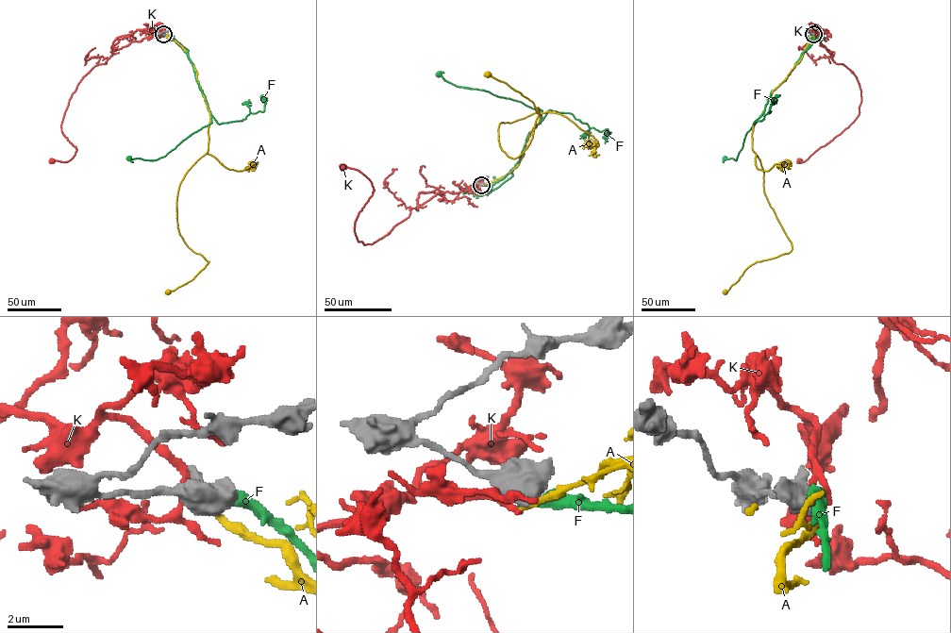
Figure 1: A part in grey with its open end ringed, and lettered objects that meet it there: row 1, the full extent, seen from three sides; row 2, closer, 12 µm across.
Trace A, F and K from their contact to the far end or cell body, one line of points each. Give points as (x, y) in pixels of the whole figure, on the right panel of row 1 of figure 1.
A: (814, 35), (799, 62), (772, 92), (752, 133), (764, 191), (792, 249), (756, 262), (725, 292)
F: (814, 34), (813, 40), (790, 74), (771, 91), (762, 113), (745, 134), (736, 159), (725, 158)
K: (813, 34), (834, 52), (834, 60), (856, 76), (861, 102), (847, 127), (799, 161)

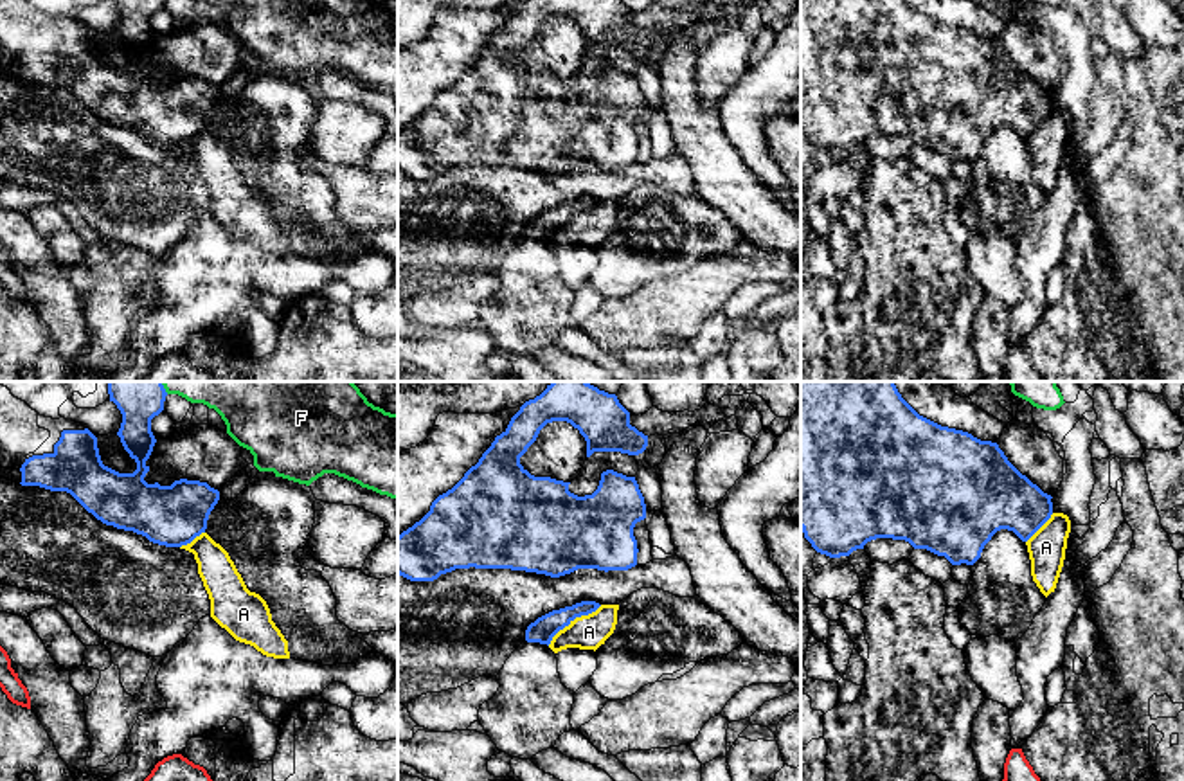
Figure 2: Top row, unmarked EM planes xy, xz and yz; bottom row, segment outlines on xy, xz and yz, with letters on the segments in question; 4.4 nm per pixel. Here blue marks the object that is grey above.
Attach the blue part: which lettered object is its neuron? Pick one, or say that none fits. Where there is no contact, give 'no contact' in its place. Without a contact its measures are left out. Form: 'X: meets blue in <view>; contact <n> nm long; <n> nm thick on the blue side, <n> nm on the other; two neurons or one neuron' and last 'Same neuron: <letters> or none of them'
A: meets blue in xz; contact 300 nm long; 110 nm thick on the blue side, 160 nm on the other; two neurons
F: no contact; two neurons
K: no contact; two neurons
Same neuron: none of them

